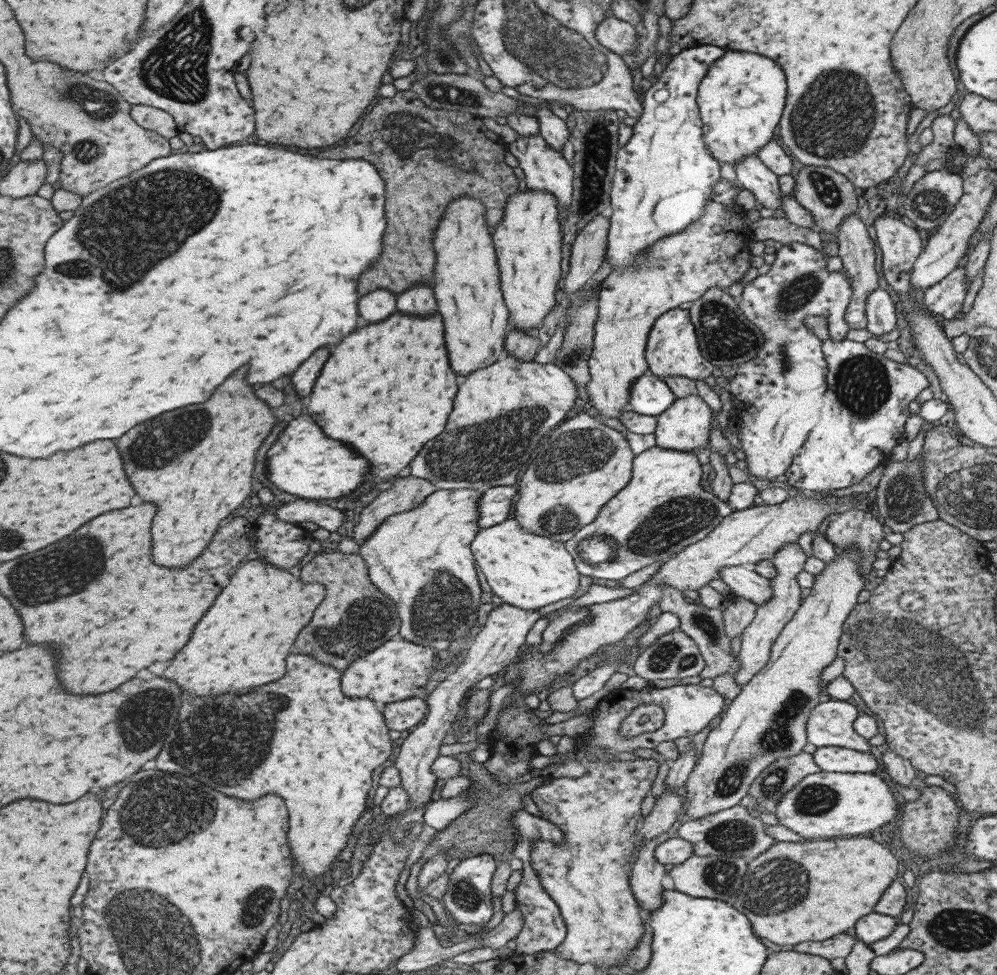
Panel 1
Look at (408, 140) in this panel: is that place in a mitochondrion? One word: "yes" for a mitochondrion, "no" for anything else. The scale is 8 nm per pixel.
yes

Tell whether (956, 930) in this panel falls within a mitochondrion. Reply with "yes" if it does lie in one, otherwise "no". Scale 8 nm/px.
yes

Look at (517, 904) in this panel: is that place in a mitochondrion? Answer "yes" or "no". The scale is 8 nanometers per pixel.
no

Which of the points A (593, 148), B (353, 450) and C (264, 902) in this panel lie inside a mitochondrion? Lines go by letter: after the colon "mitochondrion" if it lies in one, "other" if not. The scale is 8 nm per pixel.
A: mitochondrion
B: other
C: mitochondrion

